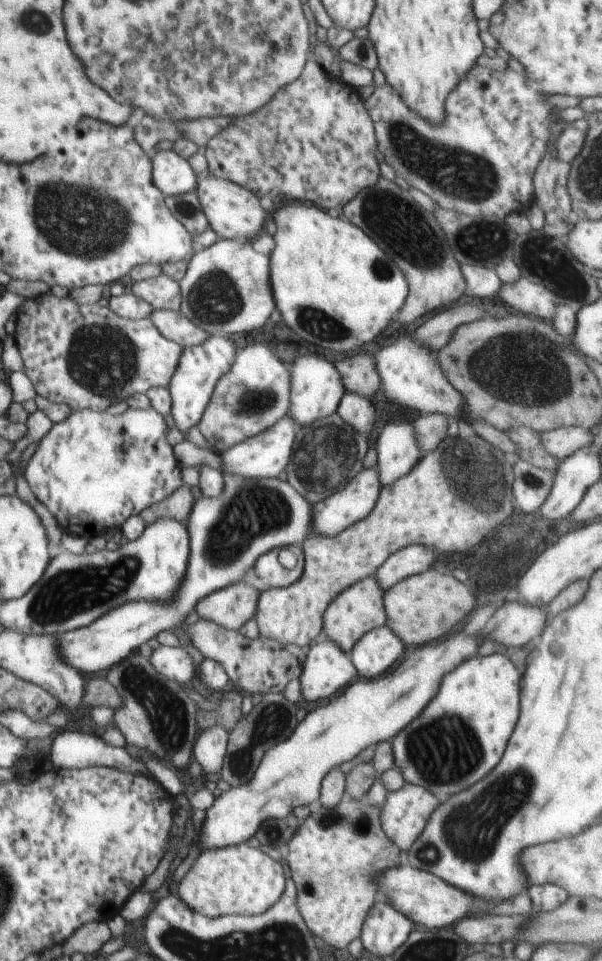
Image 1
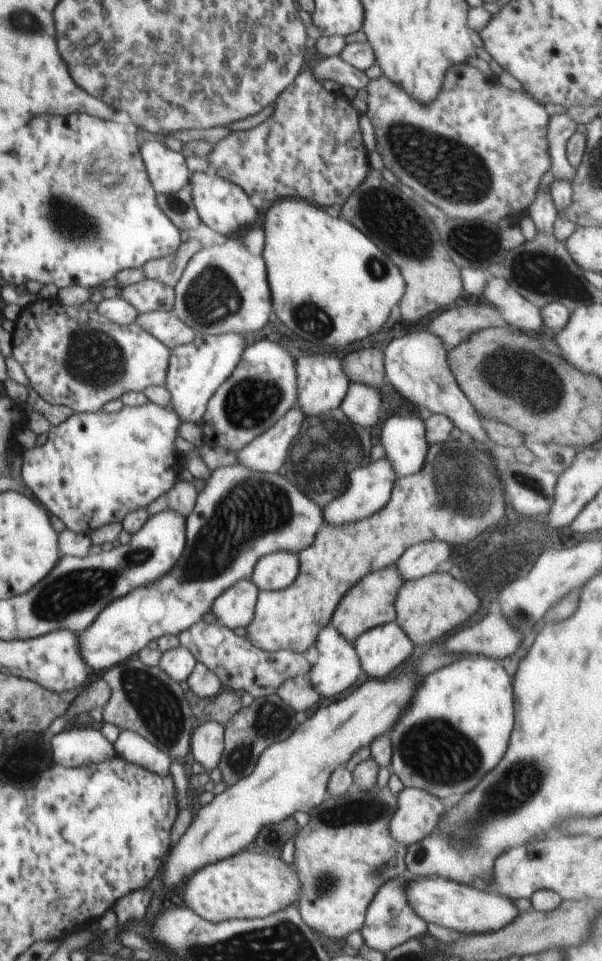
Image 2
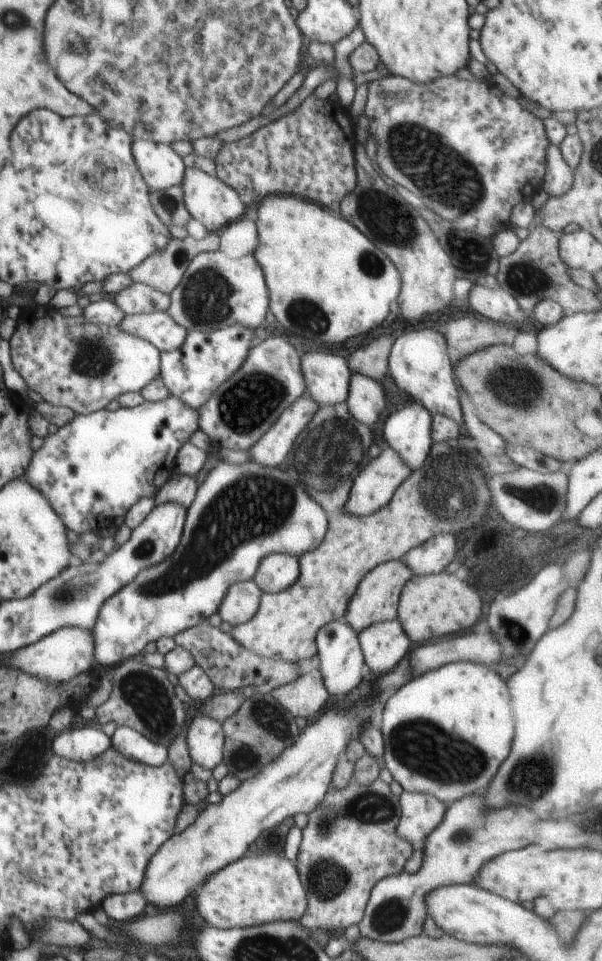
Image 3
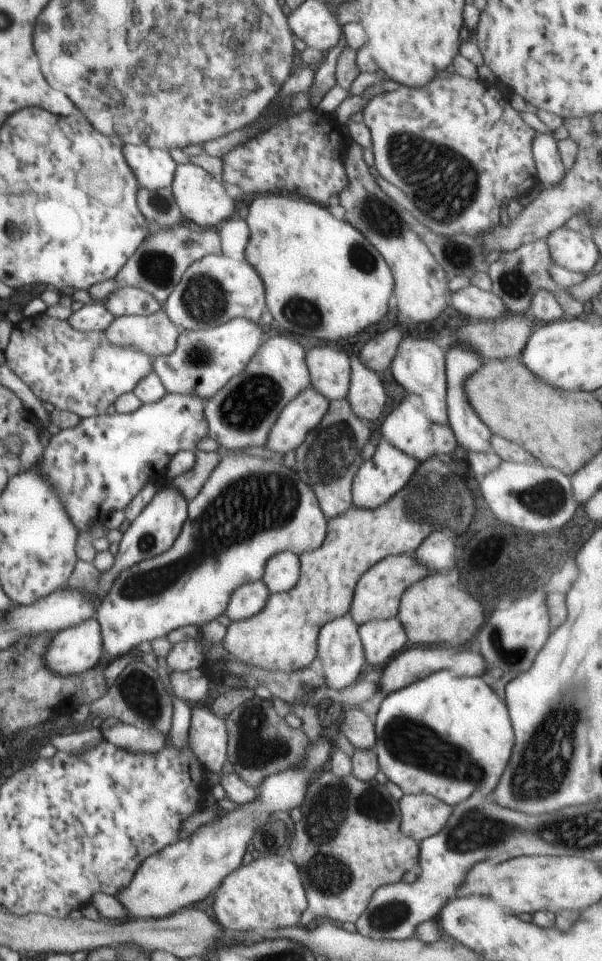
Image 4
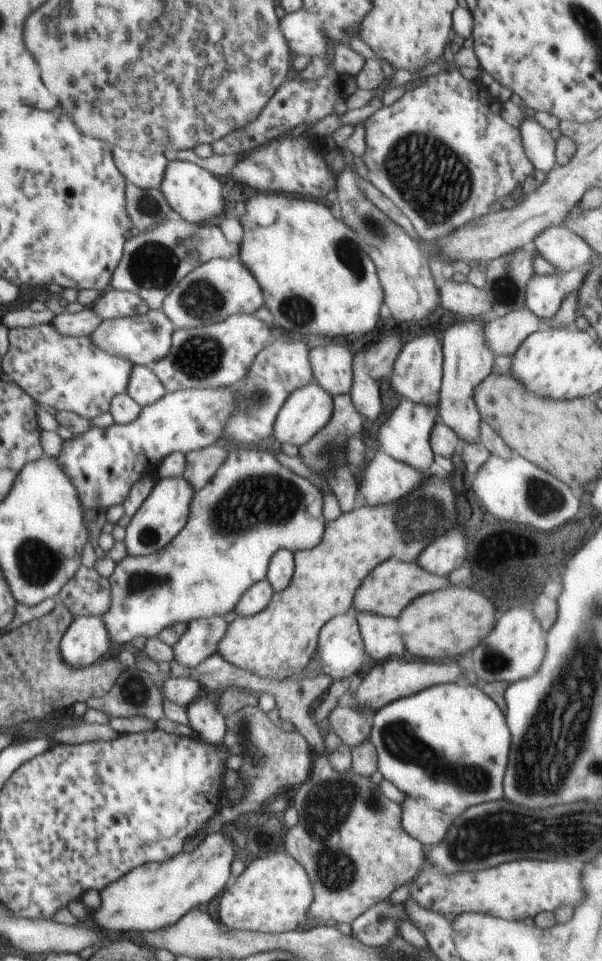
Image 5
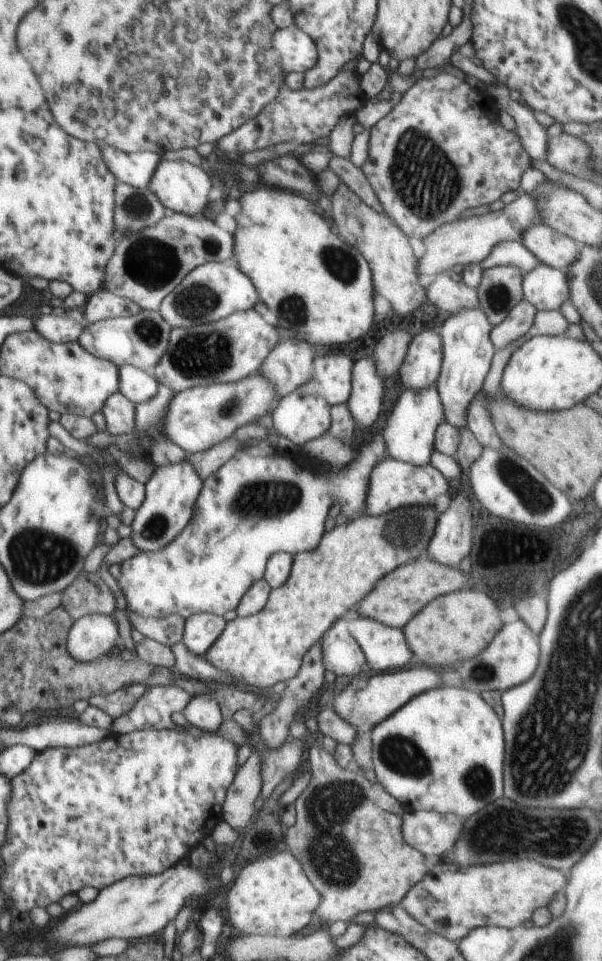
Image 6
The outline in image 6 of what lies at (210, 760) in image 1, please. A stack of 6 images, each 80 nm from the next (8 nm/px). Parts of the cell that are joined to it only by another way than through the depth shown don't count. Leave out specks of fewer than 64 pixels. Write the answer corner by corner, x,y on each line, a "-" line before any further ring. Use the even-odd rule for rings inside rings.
208,695
192,696
183,713
190,725
207,732
210,736
218,734
218,728
224,722
218,702

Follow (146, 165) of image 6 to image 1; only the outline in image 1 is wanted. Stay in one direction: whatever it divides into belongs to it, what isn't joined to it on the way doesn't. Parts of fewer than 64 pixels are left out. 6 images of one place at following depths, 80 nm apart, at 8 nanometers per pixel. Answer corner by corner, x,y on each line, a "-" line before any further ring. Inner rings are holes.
158,151
150,160
154,184
165,197
195,190
198,175
176,151

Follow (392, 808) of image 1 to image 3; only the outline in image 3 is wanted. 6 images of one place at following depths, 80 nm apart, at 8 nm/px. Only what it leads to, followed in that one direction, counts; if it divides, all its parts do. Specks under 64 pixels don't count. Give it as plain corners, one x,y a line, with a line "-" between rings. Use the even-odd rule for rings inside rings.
404,791
399,796
397,833
414,847
421,847
425,838
441,825
448,805
430,793

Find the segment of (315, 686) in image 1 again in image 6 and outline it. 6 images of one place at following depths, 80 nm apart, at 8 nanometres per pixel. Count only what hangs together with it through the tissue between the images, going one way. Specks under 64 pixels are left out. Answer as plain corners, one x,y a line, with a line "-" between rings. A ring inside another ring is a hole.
350,618
336,620
320,641
325,671
333,678
363,675
367,662
358,640
350,631

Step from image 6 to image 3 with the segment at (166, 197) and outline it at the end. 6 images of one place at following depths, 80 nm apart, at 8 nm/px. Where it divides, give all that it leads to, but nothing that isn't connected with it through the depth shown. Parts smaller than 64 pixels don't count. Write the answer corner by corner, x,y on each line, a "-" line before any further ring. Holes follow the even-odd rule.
186,167
180,184
183,192
183,203
191,218
199,220
209,231
218,232
229,222
248,214
246,204
241,196
228,185
225,185
216,175
210,175
194,167

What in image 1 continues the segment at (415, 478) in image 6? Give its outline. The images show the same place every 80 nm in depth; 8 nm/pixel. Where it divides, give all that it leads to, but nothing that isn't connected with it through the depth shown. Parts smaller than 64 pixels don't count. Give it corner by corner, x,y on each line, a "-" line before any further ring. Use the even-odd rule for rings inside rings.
376,467
363,468
360,472
344,486
340,492
332,494
328,498
313,506
313,532
327,537
334,537
351,524
366,518
370,511
376,506
381,495
383,484

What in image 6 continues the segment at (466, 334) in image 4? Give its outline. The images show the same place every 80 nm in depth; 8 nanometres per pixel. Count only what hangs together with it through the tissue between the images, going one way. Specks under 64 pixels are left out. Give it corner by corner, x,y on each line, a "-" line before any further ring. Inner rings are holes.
526,299
514,306
504,321
491,331
490,338
496,351
523,337
530,330
536,313
536,308

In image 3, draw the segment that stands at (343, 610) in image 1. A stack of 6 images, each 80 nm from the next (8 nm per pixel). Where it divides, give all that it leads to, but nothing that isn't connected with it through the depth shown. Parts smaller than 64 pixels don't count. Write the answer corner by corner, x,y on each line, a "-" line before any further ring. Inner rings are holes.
404,558
389,560
375,566
358,583
356,592
350,599
344,620
359,633
367,626
396,619
401,590
413,576
412,569
407,567

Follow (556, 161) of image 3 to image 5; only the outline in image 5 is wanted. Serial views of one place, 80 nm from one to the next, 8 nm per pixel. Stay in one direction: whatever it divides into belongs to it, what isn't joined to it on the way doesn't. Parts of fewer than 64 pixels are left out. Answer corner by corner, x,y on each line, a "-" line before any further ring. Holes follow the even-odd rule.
523,106
522,109
526,116
519,132
527,158
535,170
542,171
546,176
556,166
554,138
535,120
533,112

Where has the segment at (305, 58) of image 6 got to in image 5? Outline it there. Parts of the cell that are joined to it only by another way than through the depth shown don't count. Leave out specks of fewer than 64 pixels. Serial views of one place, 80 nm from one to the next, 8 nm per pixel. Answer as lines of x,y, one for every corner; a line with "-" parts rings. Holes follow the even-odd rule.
296,11
282,18
280,22
282,36
286,38
292,58
304,56
310,61
331,54
332,42
321,29
321,21
317,14

